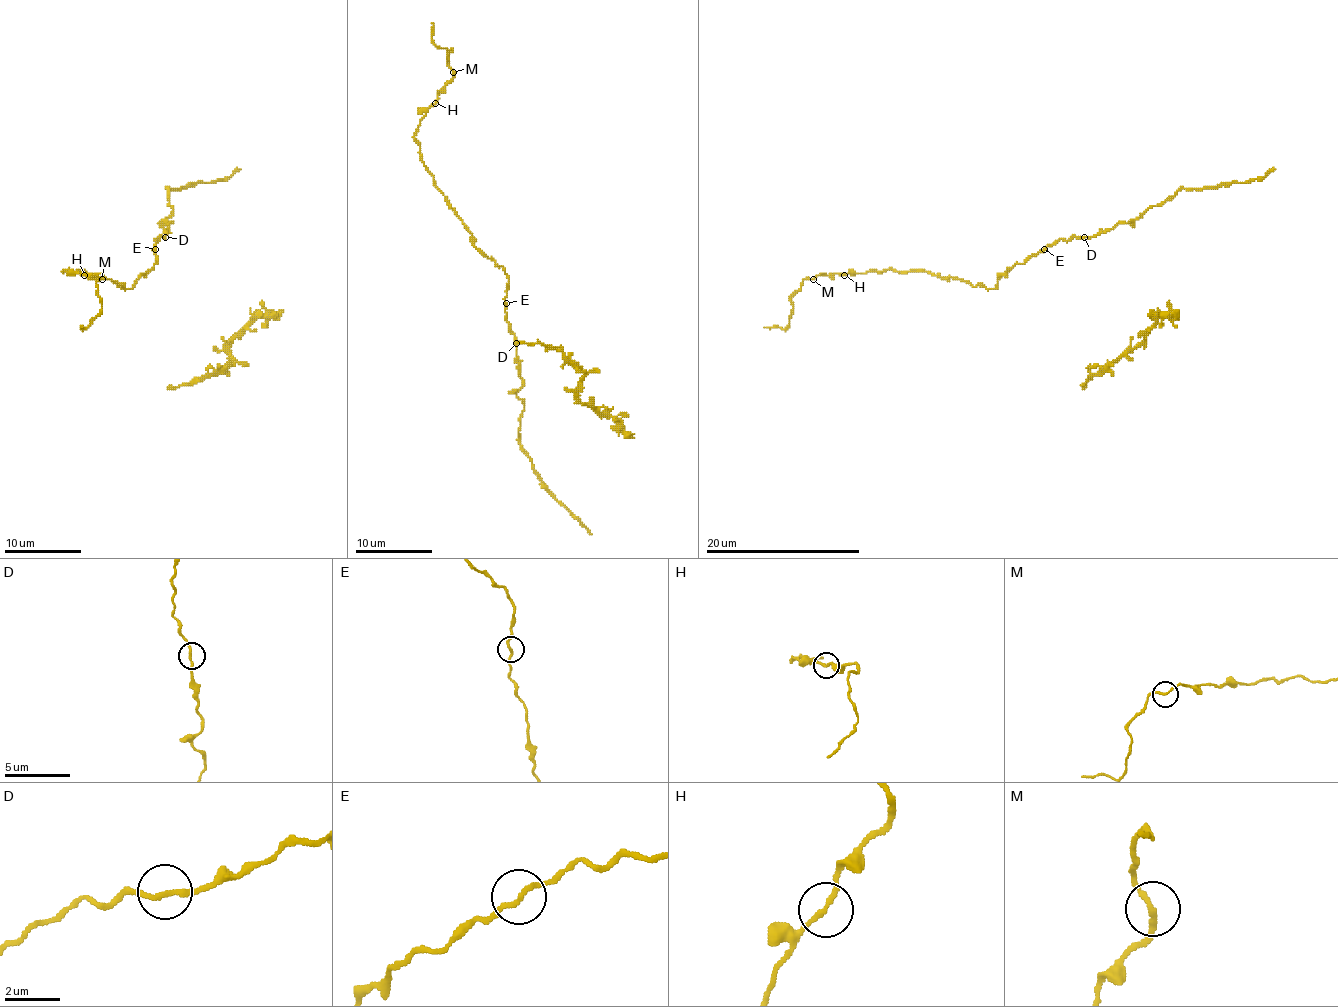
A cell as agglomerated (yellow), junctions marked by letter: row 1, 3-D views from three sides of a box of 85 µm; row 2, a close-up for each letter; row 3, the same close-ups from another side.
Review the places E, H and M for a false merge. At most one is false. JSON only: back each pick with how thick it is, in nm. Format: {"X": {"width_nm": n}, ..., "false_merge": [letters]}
{"false_merge": []}

